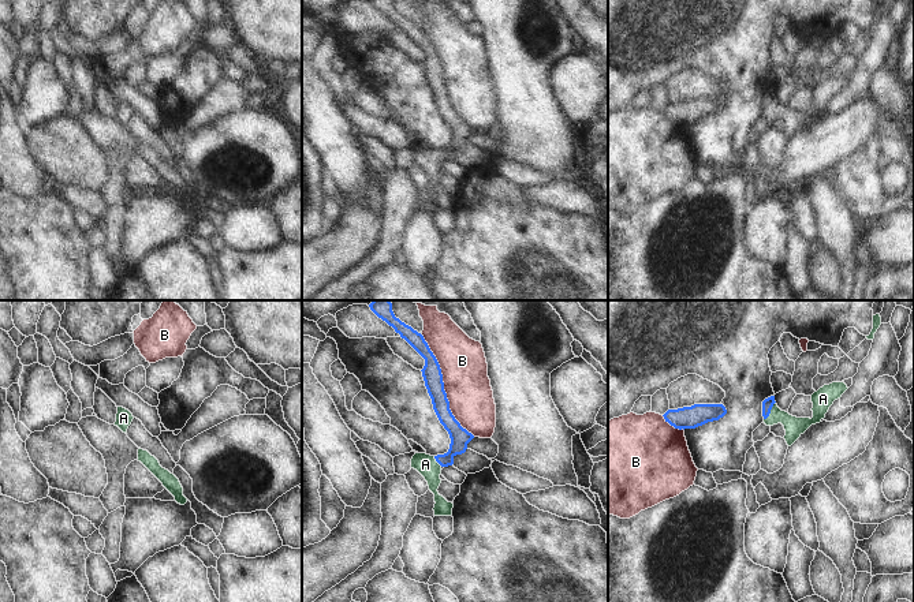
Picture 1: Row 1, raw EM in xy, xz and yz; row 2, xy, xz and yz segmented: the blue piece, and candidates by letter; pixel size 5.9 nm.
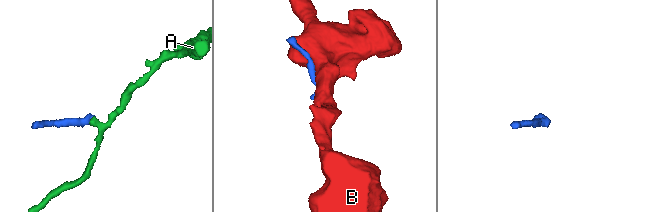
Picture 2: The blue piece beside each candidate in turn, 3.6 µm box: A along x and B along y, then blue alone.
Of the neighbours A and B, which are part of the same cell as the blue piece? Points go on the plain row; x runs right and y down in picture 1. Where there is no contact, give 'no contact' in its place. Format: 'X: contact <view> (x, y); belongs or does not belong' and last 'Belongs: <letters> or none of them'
A: contact yz (769, 105); belongs
B: contact xz (443, 81); does not belong
Belongs: A

